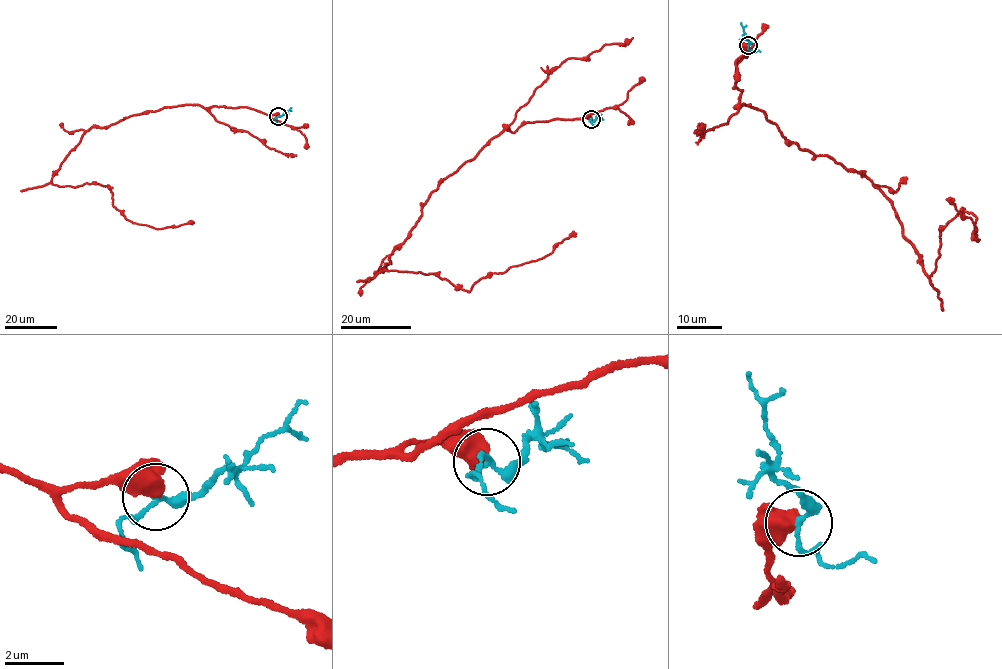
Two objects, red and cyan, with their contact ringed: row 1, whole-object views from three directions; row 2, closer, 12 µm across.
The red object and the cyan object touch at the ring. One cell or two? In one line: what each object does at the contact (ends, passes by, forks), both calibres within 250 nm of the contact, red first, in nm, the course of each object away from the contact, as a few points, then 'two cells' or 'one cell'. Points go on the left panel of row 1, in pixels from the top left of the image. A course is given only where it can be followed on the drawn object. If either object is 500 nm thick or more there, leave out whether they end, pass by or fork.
calibres 650 and 190 nm; course red (278, 116), (196, 104), (145, 112), (92, 127), (52, 177), (110, 187), (136, 223), (192, 221); course cyan (278, 116), (291, 111); two cells

